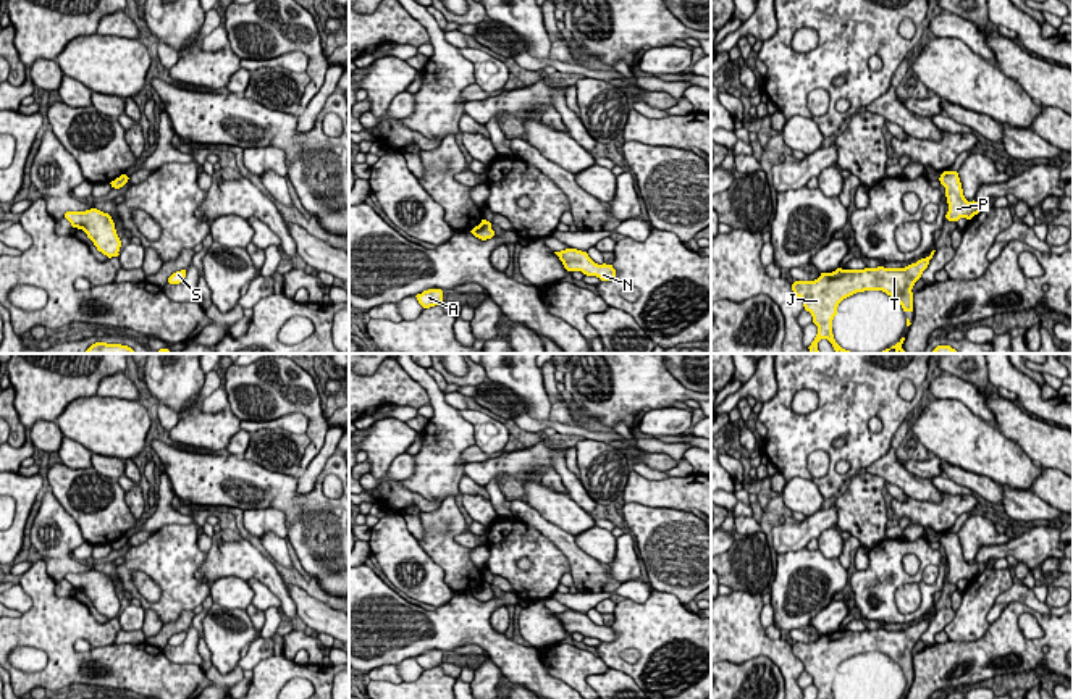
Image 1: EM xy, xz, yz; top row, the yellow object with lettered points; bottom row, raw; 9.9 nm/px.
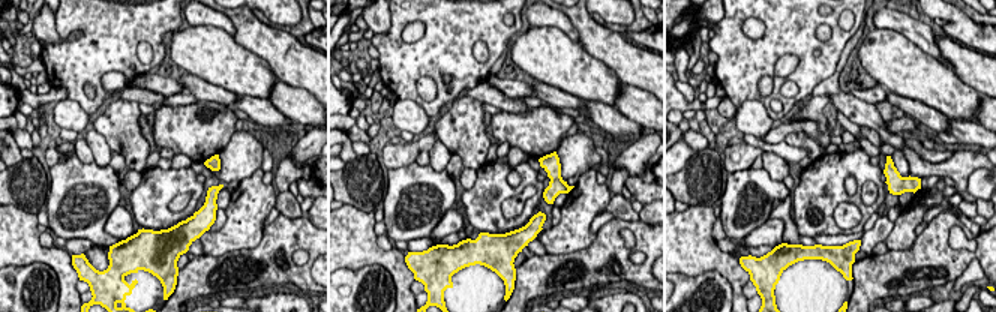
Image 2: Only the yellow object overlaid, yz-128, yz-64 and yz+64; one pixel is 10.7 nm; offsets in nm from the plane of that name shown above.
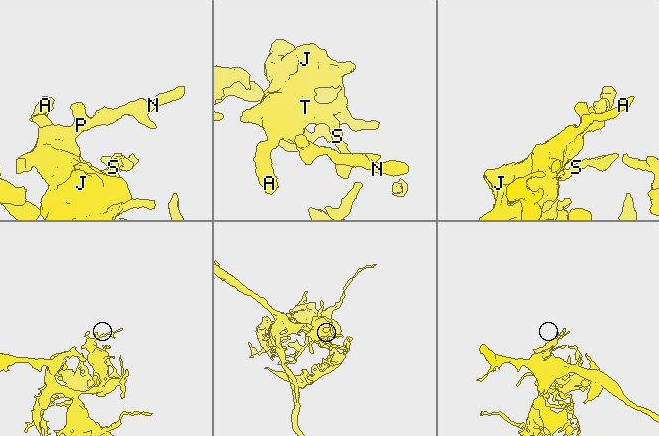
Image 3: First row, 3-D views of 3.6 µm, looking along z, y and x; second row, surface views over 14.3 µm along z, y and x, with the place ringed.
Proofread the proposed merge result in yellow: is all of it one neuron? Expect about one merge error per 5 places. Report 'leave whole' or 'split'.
leave whole

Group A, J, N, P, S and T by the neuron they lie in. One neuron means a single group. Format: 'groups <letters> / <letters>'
groups A J N P S T

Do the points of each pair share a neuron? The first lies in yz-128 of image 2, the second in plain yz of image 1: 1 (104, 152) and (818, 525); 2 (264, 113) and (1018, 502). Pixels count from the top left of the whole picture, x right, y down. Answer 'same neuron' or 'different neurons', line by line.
1: different neurons
2: same neuron

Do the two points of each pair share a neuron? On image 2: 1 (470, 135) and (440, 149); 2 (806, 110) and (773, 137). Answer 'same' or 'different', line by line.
1: different
2: different

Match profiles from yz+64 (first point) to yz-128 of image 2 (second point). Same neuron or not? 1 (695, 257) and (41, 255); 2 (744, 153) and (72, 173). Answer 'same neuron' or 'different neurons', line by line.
1: same neuron
2: different neurons

